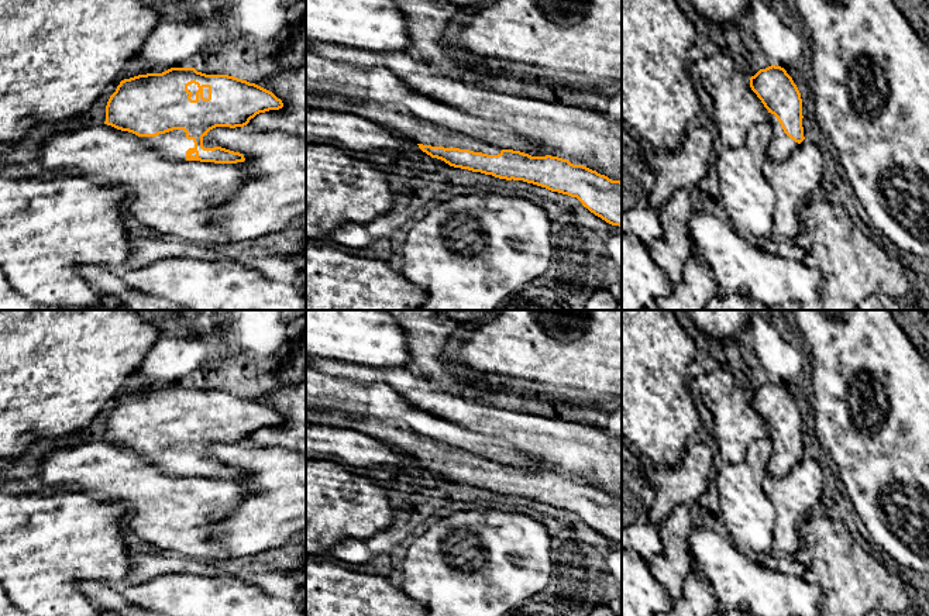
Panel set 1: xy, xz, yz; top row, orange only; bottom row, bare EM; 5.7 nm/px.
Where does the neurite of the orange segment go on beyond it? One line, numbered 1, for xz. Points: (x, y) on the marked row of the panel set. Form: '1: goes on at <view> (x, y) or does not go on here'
1: goes on at xz (394, 117)

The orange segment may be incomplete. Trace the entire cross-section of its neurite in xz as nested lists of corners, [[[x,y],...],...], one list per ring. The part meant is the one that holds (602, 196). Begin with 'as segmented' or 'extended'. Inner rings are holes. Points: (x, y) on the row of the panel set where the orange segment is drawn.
extended; [[[306,92],[306,103],[365,117],[388,130],[412,137],[419,148],[454,168],[523,180],[577,197],[584,207],[612,226],[622,227],[622,182],[558,156],[531,156],[502,149],[471,135],[438,127],[390,103],[355,103]]]

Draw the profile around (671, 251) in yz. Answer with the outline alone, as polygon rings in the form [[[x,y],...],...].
[[[678,189],[658,210],[663,237],[647,245],[653,261],[661,268],[671,283],[679,283],[684,276],[684,266],[692,257],[692,238],[688,220],[695,209],[689,193]]]

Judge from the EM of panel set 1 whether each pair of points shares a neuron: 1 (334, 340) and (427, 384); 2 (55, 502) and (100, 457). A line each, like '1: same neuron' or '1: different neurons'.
1: different neurons
2: different neurons

